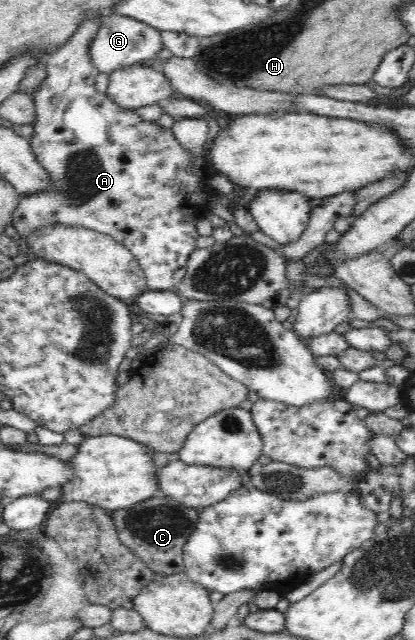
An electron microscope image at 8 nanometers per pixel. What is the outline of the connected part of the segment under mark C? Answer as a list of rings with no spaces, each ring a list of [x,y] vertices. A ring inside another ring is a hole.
[[[165,495],[141,501],[131,508],[112,511],[119,540],[157,574],[184,572],[183,547],[199,518],[197,509],[179,504]]]

